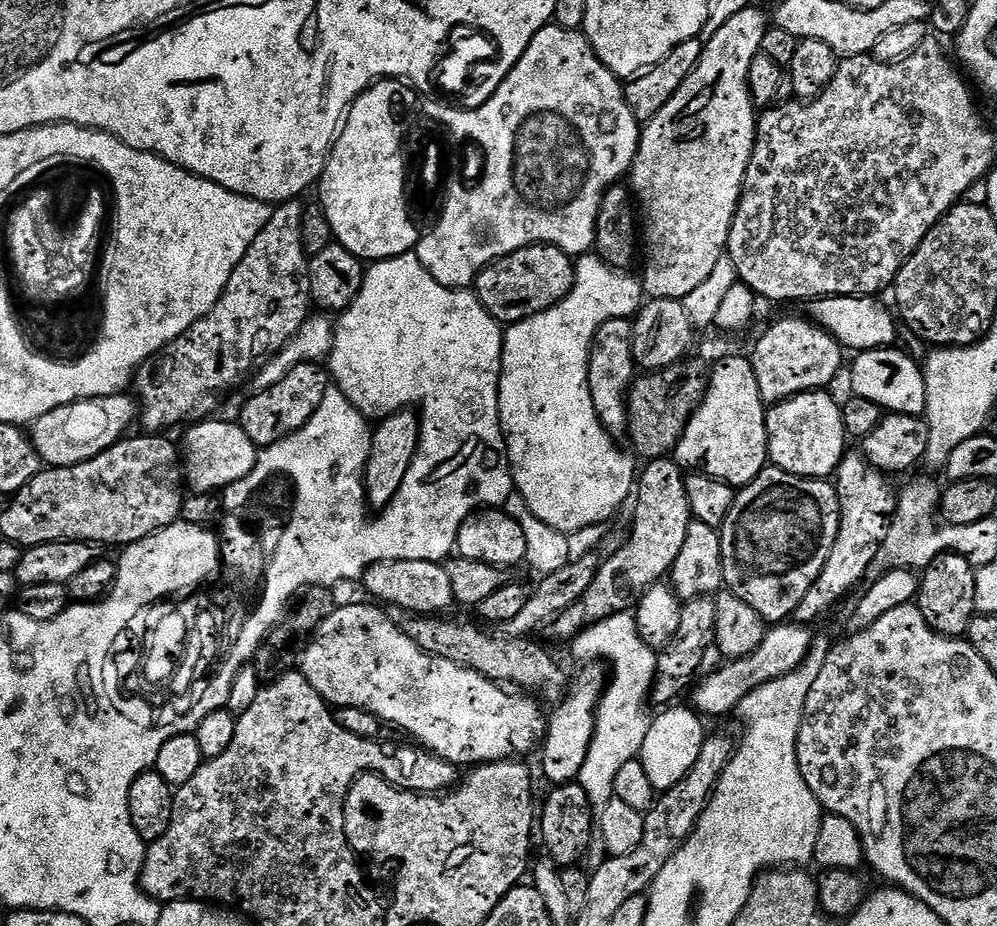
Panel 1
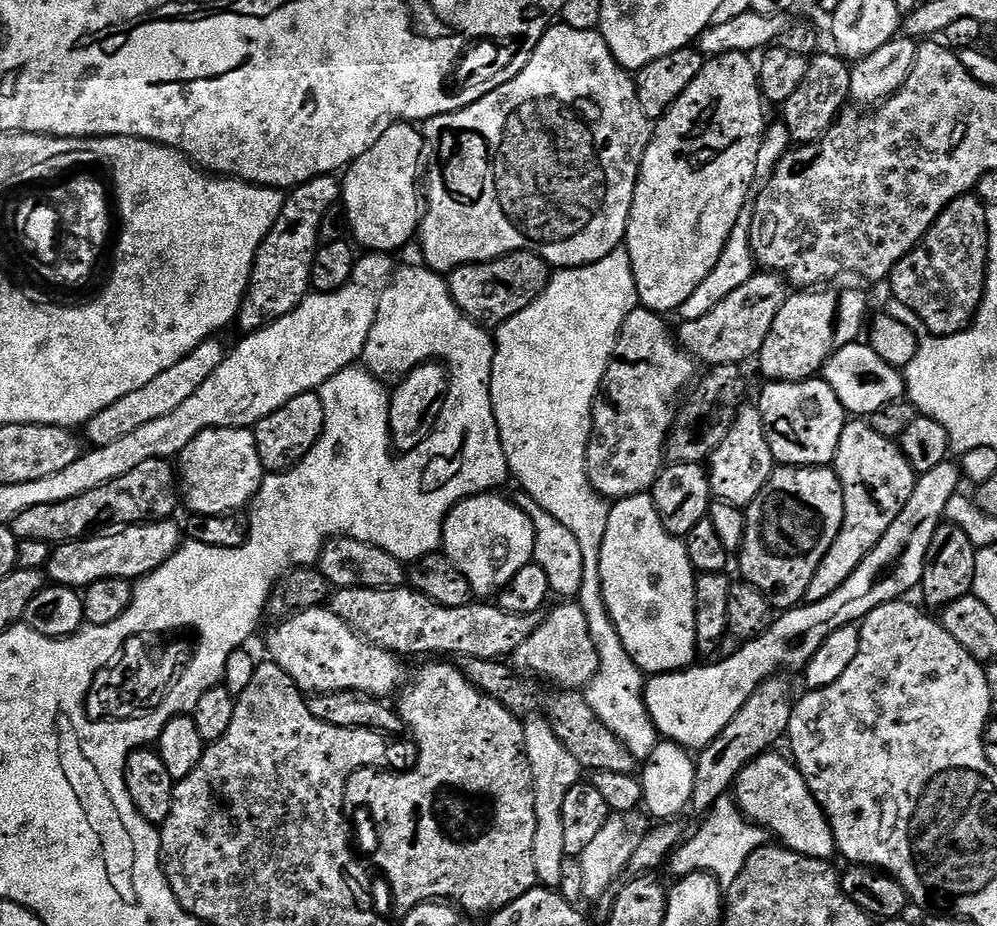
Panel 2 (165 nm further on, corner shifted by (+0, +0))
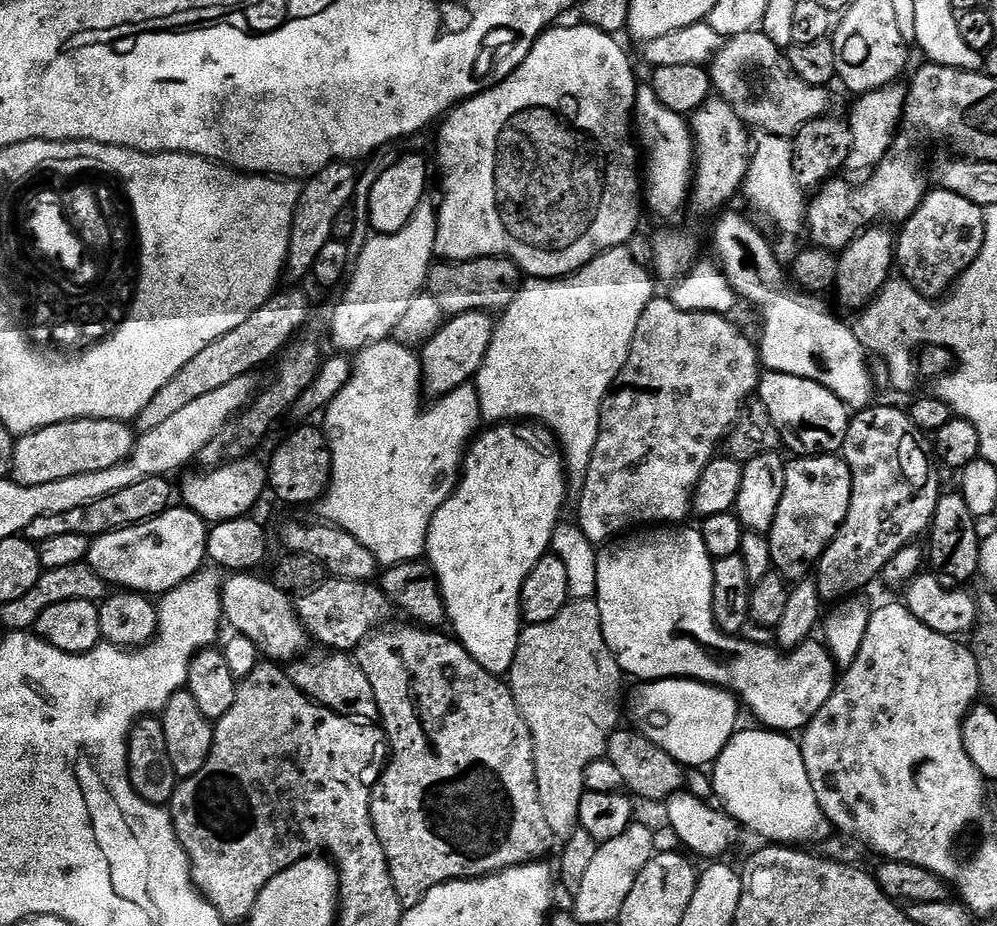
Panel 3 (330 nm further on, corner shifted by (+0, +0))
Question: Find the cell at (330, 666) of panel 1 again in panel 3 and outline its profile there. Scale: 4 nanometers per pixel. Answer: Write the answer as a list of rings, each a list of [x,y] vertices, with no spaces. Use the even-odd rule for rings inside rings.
[[[232,574],[223,581],[220,590],[223,619],[227,627],[228,624],[232,627],[233,633],[250,638],[269,661],[291,662],[307,649],[304,647],[310,644],[310,637],[296,616],[293,597],[273,584],[271,579],[264,577],[263,580],[256,575],[260,574]]]

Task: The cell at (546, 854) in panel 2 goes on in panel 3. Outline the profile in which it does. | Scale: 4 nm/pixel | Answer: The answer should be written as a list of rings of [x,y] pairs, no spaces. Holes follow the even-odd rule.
[[[595,599],[572,600],[557,616],[550,618],[550,622],[527,625],[520,633],[518,650],[506,683],[512,689],[514,702],[532,735],[538,798],[542,802],[542,814],[546,814],[546,826],[550,826],[553,837],[566,837],[580,823],[578,806],[586,791],[586,766],[605,759],[612,733],[621,727],[620,703],[626,700],[626,677],[604,637],[602,614]]]

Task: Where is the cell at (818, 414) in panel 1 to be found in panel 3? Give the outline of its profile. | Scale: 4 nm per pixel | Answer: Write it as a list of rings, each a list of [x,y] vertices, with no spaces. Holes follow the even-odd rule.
[[[765,371],[760,377],[758,399],[770,410],[770,422],[778,430],[781,445],[797,457],[827,456],[843,449],[850,409],[826,386],[790,374]]]

